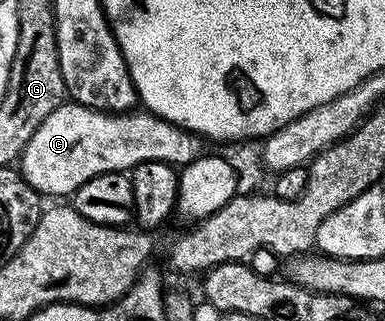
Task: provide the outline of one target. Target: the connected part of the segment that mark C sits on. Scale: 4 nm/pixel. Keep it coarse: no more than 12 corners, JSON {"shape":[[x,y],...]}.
{"shape":[[67,101],[22,150],[22,178],[70,197],[144,161],[186,167],[203,136],[145,109]]}

